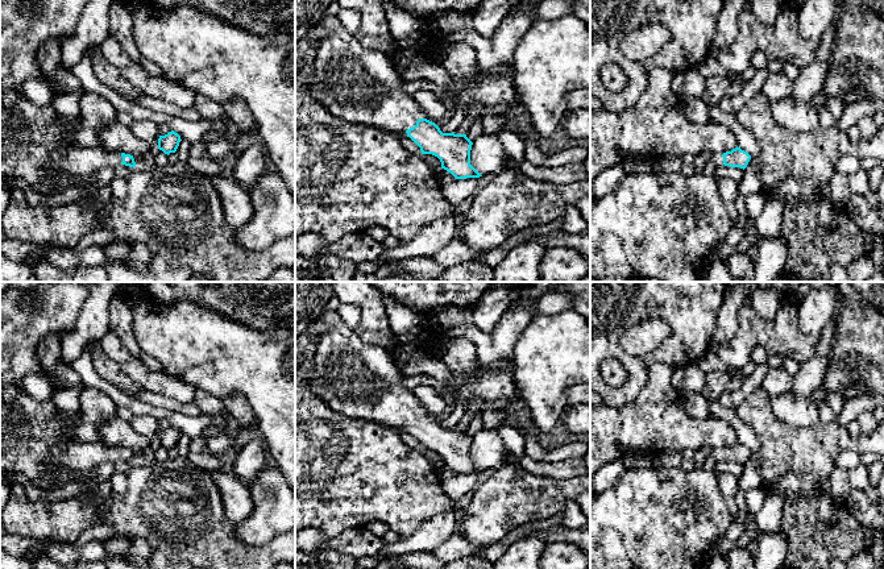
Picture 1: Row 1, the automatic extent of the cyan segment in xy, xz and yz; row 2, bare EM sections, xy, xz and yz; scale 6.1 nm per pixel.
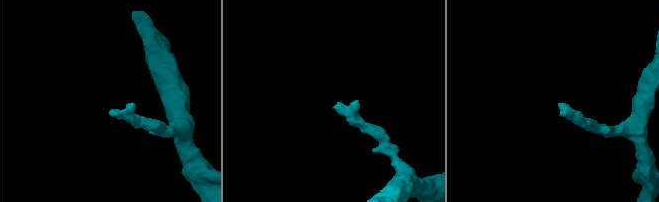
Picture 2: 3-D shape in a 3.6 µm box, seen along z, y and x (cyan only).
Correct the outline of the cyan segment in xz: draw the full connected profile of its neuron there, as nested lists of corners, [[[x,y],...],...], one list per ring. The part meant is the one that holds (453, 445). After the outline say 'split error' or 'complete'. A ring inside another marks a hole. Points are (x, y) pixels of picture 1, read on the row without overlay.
[[[325,310],[320,316],[325,331],[314,356],[314,370],[307,387],[332,411],[350,419],[364,419],[391,427],[406,427],[422,449],[432,449],[441,457],[441,464],[456,474],[482,472],[470,460],[473,437],[466,429],[443,428],[427,415],[415,398],[411,386],[399,373],[390,352],[382,346],[365,344],[340,317],[337,311]]]; split error

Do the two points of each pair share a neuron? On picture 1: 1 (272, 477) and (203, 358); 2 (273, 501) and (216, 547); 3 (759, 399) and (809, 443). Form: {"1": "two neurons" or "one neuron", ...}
{"1": "two neurons", "2": "two neurons", "3": "one neuron"}

